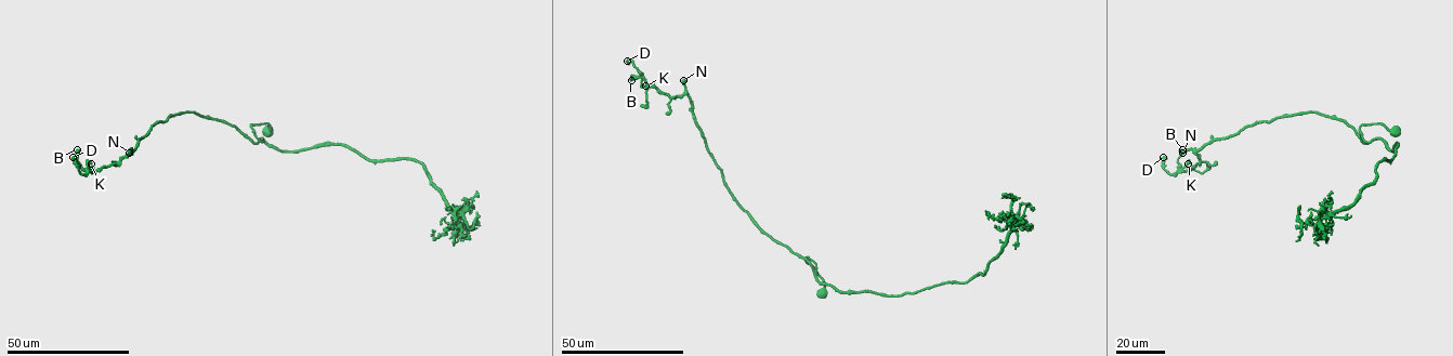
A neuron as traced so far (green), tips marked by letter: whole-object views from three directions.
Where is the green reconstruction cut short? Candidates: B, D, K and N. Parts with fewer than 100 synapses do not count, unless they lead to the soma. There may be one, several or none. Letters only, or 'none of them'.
none of them

